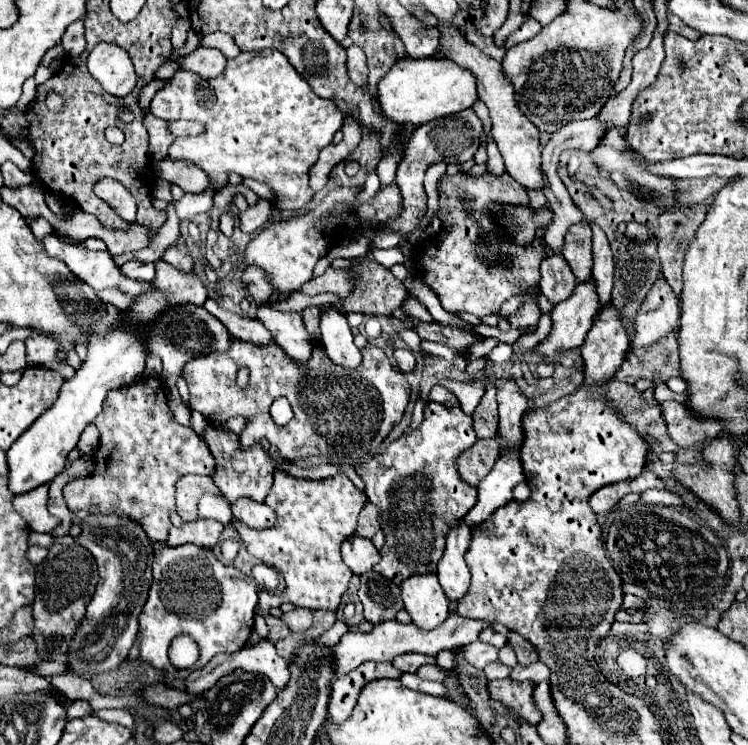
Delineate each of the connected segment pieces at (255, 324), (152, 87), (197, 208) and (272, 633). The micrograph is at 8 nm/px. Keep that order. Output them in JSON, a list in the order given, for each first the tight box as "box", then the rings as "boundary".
[{"box":[203,298,274,346],"boundary":[[[208,298],[203,307],[212,316],[216,316],[230,330],[230,334],[238,340],[244,340],[244,342],[250,342],[250,344],[256,344],[256,346],[268,346],[268,344],[274,342],[272,332],[268,332],[268,328],[264,328],[264,324],[260,324],[260,320],[252,320],[252,318],[246,318],[246,316],[240,316],[240,314],[226,312],[212,298]]]},{"box":[140,80,168,110],"boundary":[[[152,80],[150,84],[146,84],[146,86],[140,90],[140,106],[142,106],[142,110],[148,108],[150,100],[152,100],[154,94],[160,90],[160,86],[164,86],[164,82],[168,82],[168,80]]]},{"box":[175,192,212,222],"boundary":[[[208,192],[204,194],[185,194],[175,203],[176,212],[180,222],[192,220],[196,214],[208,212],[212,208],[212,202],[208,202]]]},{"box":[255,607,289,644],"boundary":[[[258,607],[256,608],[255,614],[262,616],[269,629],[269,635],[268,635],[268,640],[275,644],[279,639],[284,638],[287,636],[289,628],[283,623],[283,621],[279,618],[274,618],[271,615],[264,616],[258,610]]]}]

